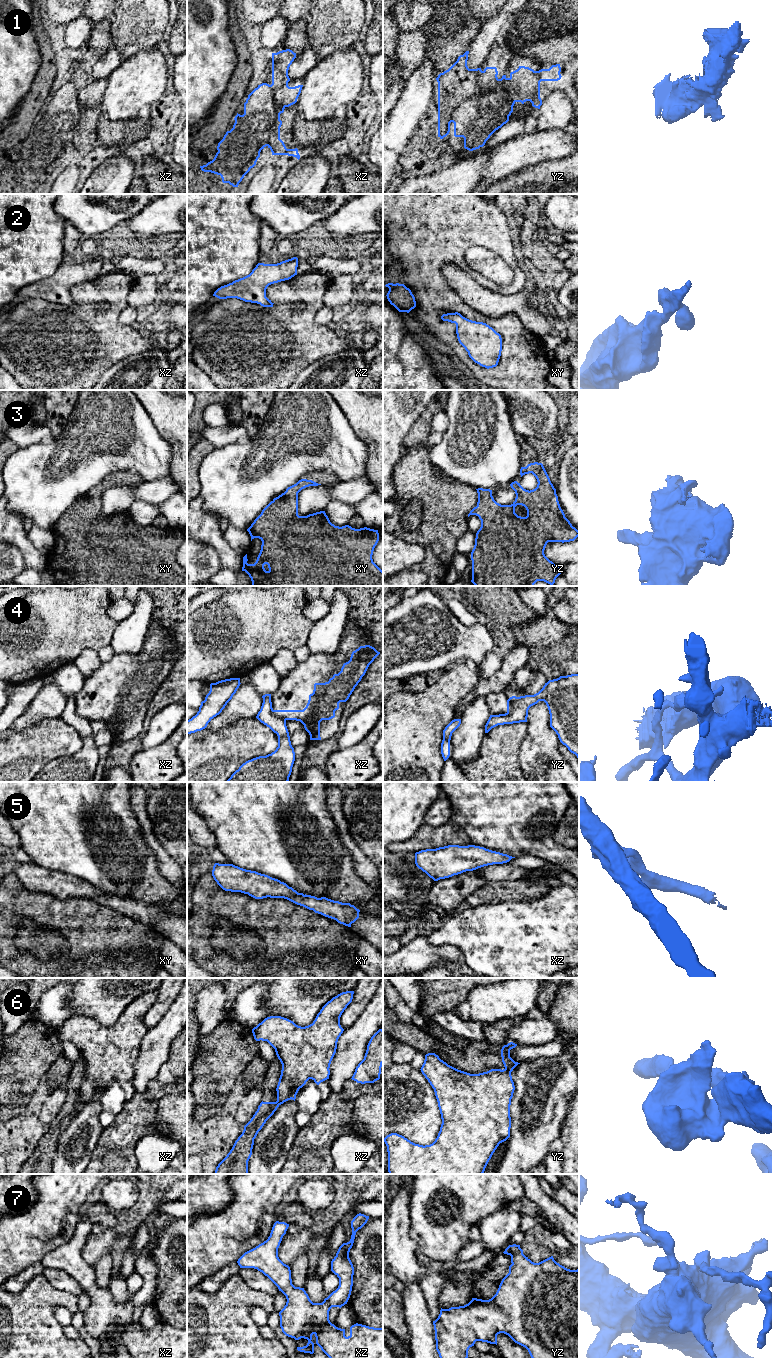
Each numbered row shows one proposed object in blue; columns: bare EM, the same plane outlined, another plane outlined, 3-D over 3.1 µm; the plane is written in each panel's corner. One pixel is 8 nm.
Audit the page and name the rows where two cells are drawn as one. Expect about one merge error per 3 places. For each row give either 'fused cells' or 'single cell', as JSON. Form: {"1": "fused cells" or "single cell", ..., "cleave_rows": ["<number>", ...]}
{"1": "fused cells", "2": "single cell", "3": "single cell", "4": "fused cells", "5": "single cell", "6": "fused cells", "7": "single cell", "cleave_rows": ["1", "4", "6"]}

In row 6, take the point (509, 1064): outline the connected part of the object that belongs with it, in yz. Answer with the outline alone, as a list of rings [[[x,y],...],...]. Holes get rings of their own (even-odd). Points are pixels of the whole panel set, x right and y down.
[[[510,1042],[507,1045],[504,1045],[501,1049],[501,1057],[502,1057],[502,1062],[504,1064],[504,1067],[506,1070],[508,1070],[510,1073],[513,1071],[513,1069],[520,1063],[515,1062],[511,1057],[510,1057],[510,1050],[515,1048],[517,1044]]]

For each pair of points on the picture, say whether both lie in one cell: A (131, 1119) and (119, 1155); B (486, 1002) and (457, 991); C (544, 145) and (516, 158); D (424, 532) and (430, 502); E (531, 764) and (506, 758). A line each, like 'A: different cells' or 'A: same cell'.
A: same cell
B: different cells
C: same cell
D: same cell
E: different cells

